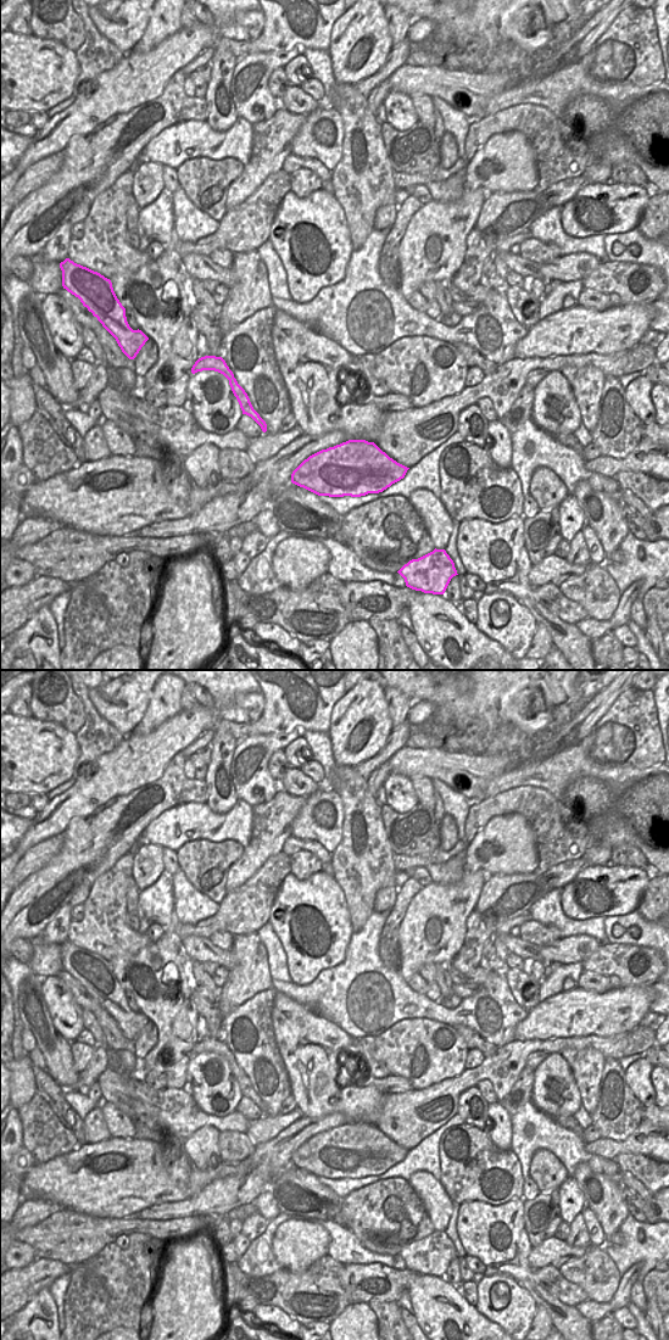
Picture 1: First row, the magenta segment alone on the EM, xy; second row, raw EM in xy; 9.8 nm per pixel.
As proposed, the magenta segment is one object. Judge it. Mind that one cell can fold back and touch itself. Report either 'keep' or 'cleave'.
cleave

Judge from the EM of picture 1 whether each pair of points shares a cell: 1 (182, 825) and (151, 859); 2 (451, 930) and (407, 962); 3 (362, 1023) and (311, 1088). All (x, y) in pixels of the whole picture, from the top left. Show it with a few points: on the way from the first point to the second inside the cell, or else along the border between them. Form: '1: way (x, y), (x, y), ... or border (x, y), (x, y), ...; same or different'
1: border (162, 847), (144, 844), (133, 854); different
2: way (449, 944), (446, 950), (436, 955), (422, 955); same
3: border (327, 1020), (339, 1026), (356, 1040); different

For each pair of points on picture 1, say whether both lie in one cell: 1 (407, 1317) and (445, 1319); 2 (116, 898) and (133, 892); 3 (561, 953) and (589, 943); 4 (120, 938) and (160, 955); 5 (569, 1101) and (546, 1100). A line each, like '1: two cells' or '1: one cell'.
1: two cells
2: two cells
3: one cell
4: two cells
5: one cell

